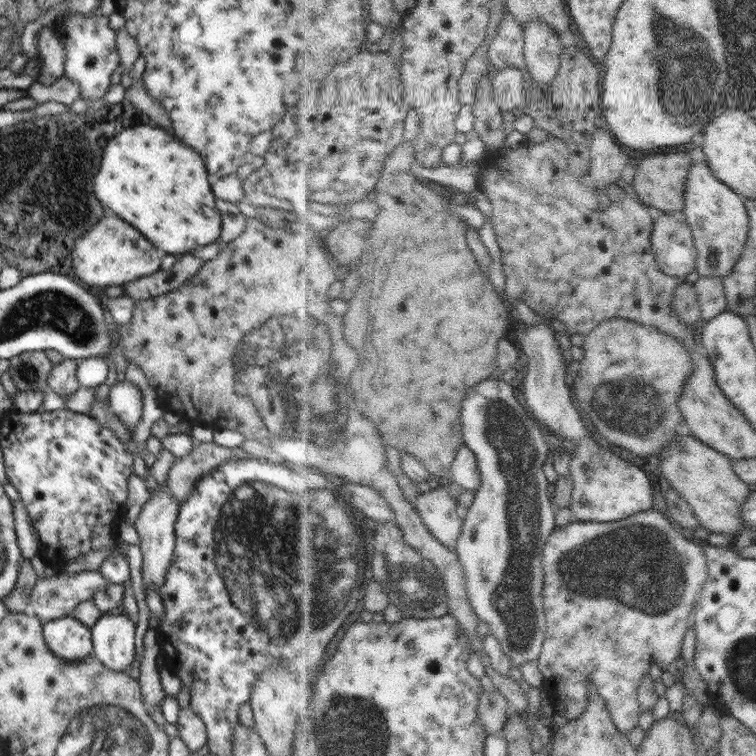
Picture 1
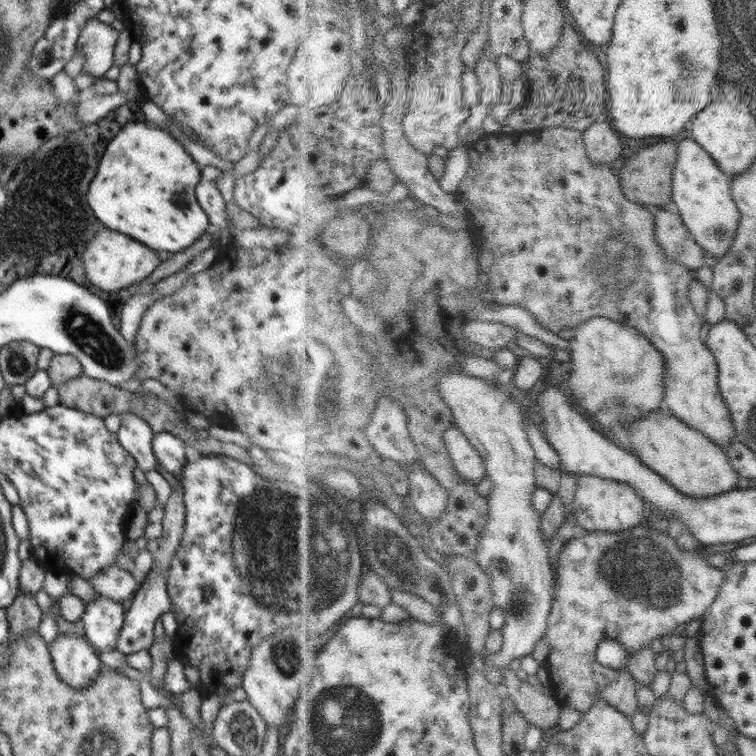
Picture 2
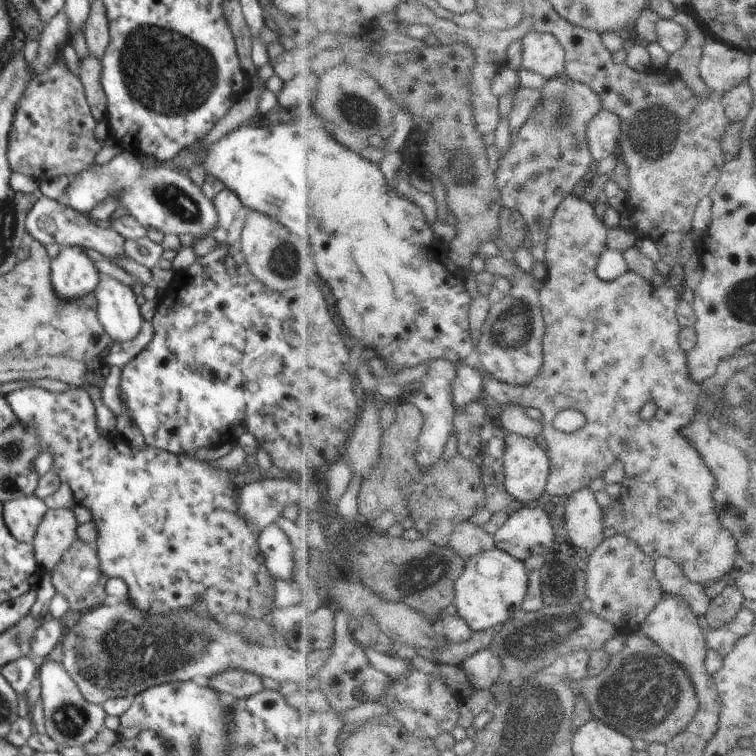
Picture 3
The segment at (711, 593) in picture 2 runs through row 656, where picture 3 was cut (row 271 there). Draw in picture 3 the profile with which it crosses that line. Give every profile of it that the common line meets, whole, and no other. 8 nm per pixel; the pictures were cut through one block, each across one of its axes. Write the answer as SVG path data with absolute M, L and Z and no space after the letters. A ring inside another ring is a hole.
M572 193L558 209L551 226L549 234L549 247L547 250L547 262L549 266L549 278L541 288L541 301L543 302L543 313L547 322L547 336L545 337L545 363L543 371L529 385L515 385L506 383L492 376L486 380L486 391L500 404L502 407L509 404L519 404L524 408L539 408L544 414L545 432L544 437L548 442L548 454L551 455L551 476L547 484L547 492L554 496L571 496L580 489L590 486L596 478L604 477L607 470L615 464L617 460L623 459L627 464L627 486L622 491L622 501L627 510L626 521L619 527L619 531L629 534L640 546L651 555L653 559L661 559L662 557L674 557L684 568L685 574L688 575L695 583L704 584L710 580L720 580L726 574L730 574L736 568L738 558L736 555L740 553L739 542L736 540L735 534L723 525L719 512L716 510L715 492L719 485L719 480L703 459L701 452L691 439L686 435L686 429L695 421L696 413L699 410L699 398L703 393L703 385L692 380L690 370L690 354L683 349L680 342L680 335L683 332L683 324L679 319L679 306L681 303L682 285L671 280L661 288L655 288L648 279L642 275L636 274L634 271L628 271L618 280L605 281L598 276L598 267L604 253L608 250L608 230L609 226L604 220L598 218L595 206L590 202L580 198ZM649 400L654 400L658 406L654 420L650 419L650 432L648 432L648 421L642 419L642 410L648 404ZM568 409L578 409L588 414L590 424L588 428L583 428L575 433L563 433L556 430L555 420Z

